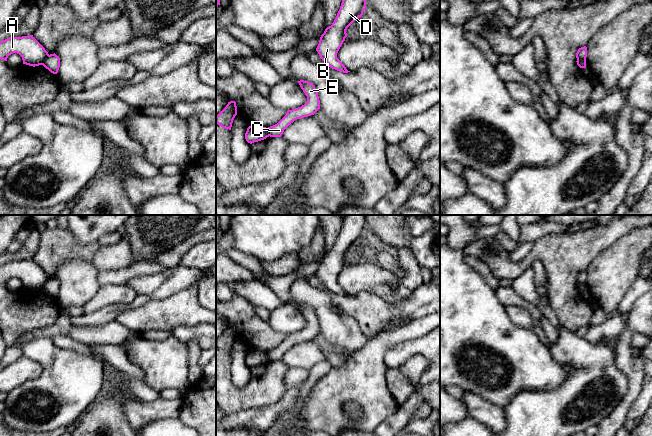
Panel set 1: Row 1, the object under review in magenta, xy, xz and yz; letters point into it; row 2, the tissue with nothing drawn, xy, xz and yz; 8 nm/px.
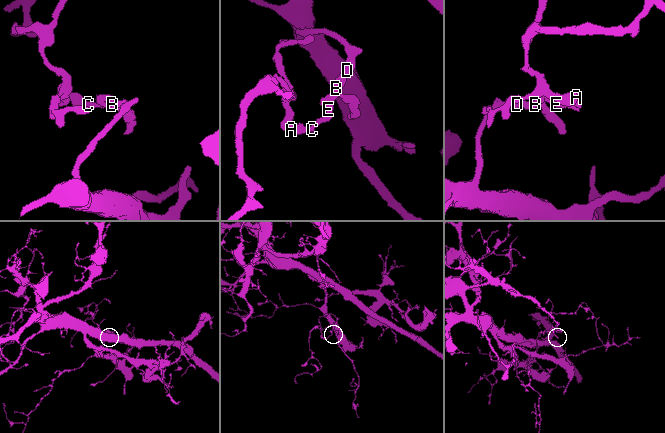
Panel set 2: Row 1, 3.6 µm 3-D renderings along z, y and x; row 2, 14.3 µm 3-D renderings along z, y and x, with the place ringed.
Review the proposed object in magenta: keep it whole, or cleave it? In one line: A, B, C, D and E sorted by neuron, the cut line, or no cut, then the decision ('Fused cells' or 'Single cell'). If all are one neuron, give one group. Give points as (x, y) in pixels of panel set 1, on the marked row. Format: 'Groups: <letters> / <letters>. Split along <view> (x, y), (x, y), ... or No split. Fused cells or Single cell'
Groups: A / B C D E. Split along xy (48, 54), (42, 64). Fused cells

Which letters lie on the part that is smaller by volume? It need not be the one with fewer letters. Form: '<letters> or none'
A

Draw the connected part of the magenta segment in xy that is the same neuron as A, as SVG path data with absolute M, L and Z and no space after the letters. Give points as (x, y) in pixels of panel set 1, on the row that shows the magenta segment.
M9 37L0 41L0 59L7 61L9 55L17 53L22 57L23 64L29 66L43 65L48 57L45 48L33 37Z

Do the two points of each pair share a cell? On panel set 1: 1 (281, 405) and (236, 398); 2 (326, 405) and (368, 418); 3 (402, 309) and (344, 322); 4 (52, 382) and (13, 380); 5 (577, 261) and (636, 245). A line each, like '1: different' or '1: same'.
1: different
2: same
3: different
4: different
5: same

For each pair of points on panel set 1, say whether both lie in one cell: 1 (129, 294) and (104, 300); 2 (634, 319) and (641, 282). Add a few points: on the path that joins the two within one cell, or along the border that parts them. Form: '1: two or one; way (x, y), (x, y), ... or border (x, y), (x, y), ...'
1: one; way (123, 294), (110, 294)
2: two; border (641, 294), (627, 314)

